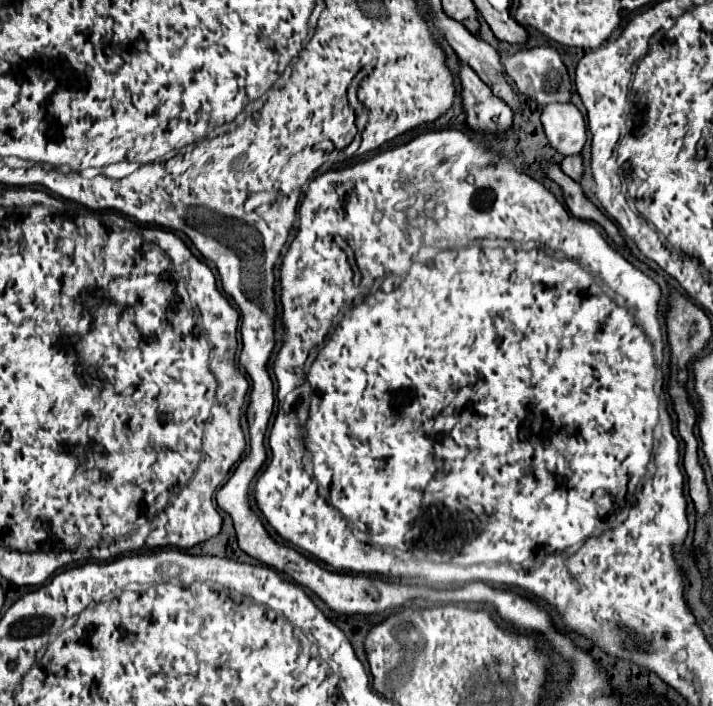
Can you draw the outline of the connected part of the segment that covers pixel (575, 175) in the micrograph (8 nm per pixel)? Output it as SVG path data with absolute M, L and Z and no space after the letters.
M568 156L568 158L564 158L562 160L562 164L560 164L560 168L562 168L562 172L566 174L566 176L570 176L572 180L580 180L582 178L582 174L584 174L584 166L582 166L582 158L580 156Z

